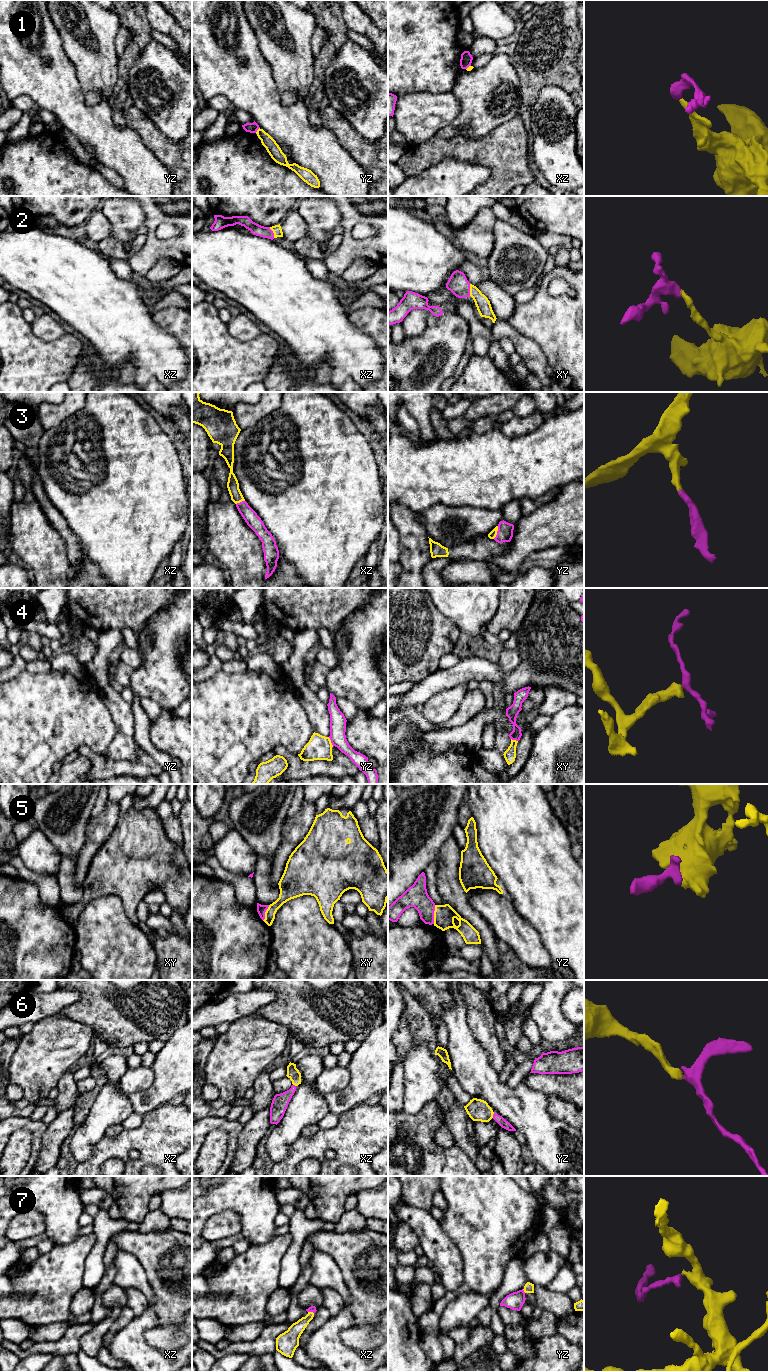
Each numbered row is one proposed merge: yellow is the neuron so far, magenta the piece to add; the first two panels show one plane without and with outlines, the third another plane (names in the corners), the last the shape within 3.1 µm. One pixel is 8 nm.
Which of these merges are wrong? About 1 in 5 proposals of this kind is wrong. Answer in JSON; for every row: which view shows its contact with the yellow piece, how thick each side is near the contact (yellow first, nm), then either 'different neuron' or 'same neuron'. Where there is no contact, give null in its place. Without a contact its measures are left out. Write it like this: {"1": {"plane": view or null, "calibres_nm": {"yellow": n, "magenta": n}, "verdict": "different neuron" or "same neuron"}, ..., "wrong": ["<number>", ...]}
{"1": {"plane": "yz", "calibres_nm": {"yellow": 100, "magenta": 80}, "verdict": "different neuron"}, "2": {"plane": "xy", "calibres_nm": {"yellow": 120, "magenta": 160}, "verdict": "same neuron"}, "3": {"plane": "yz", "calibres_nm": {"yellow": 60, "magenta": 130}, "verdict": "same neuron"}, "4": {"plane": "yz", "calibres_nm": {"yellow": 200, "magenta": 130}, "verdict": "different neuron"}, "5": {"plane": "yz", "calibres_nm": {"yellow": 170, "magenta": 180}, "verdict": "same neuron"}, "6": {"plane": "yz", "calibres_nm": {"yellow": 180, "magenta": 70}, "verdict": "same neuron"}, "7": {"plane": "yz", "calibres_nm": {"yellow": 80, "magenta": 140}, "verdict": "same neuron"}, "wrong": ["1", "4"]}

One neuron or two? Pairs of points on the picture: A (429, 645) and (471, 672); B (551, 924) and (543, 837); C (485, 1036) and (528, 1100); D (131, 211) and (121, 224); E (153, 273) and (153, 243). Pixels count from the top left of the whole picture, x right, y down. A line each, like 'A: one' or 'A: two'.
A: two
B: one
C: two
D: one
E: two

